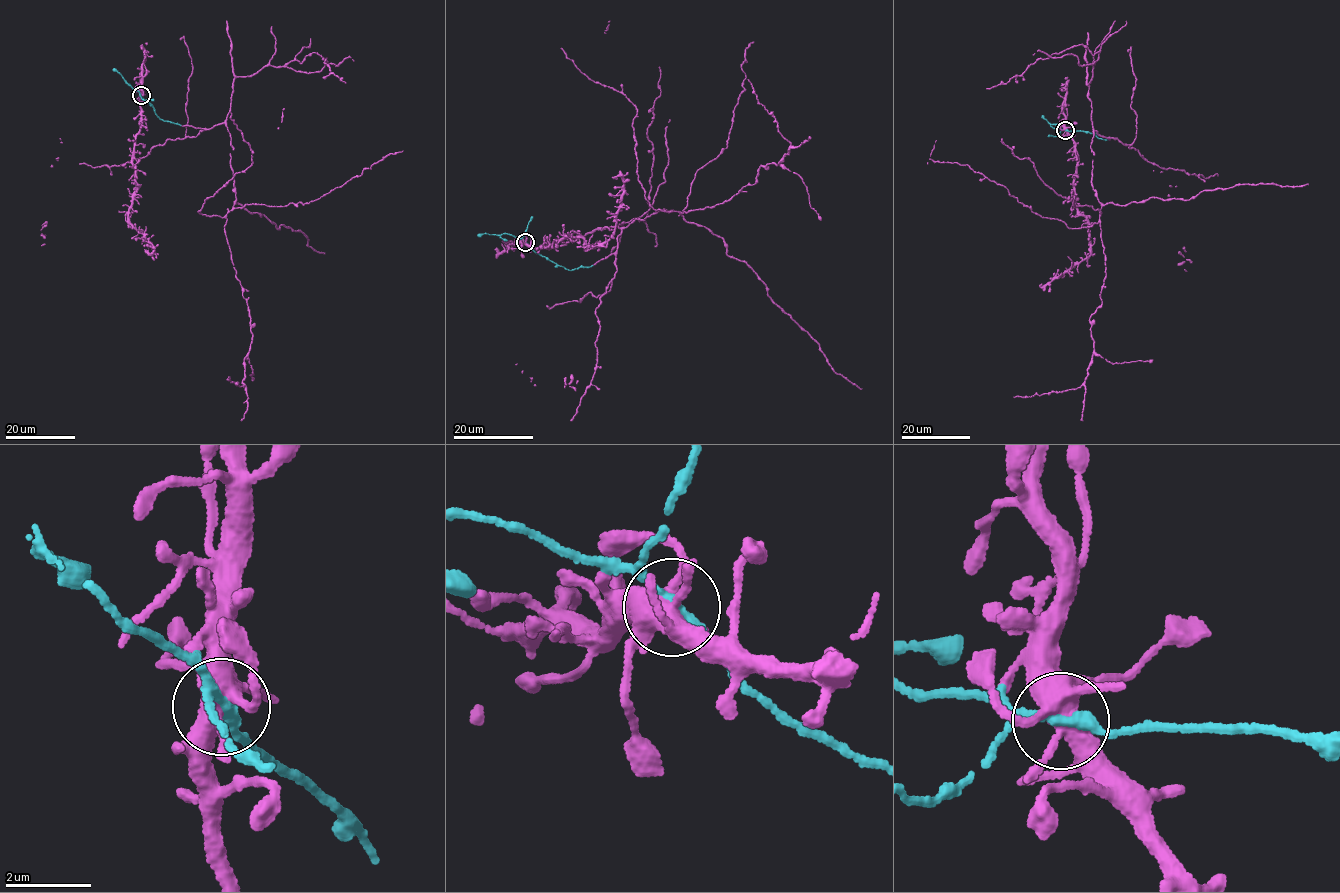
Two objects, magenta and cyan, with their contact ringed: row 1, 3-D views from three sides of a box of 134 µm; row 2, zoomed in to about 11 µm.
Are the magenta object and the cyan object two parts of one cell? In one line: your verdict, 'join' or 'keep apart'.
join

